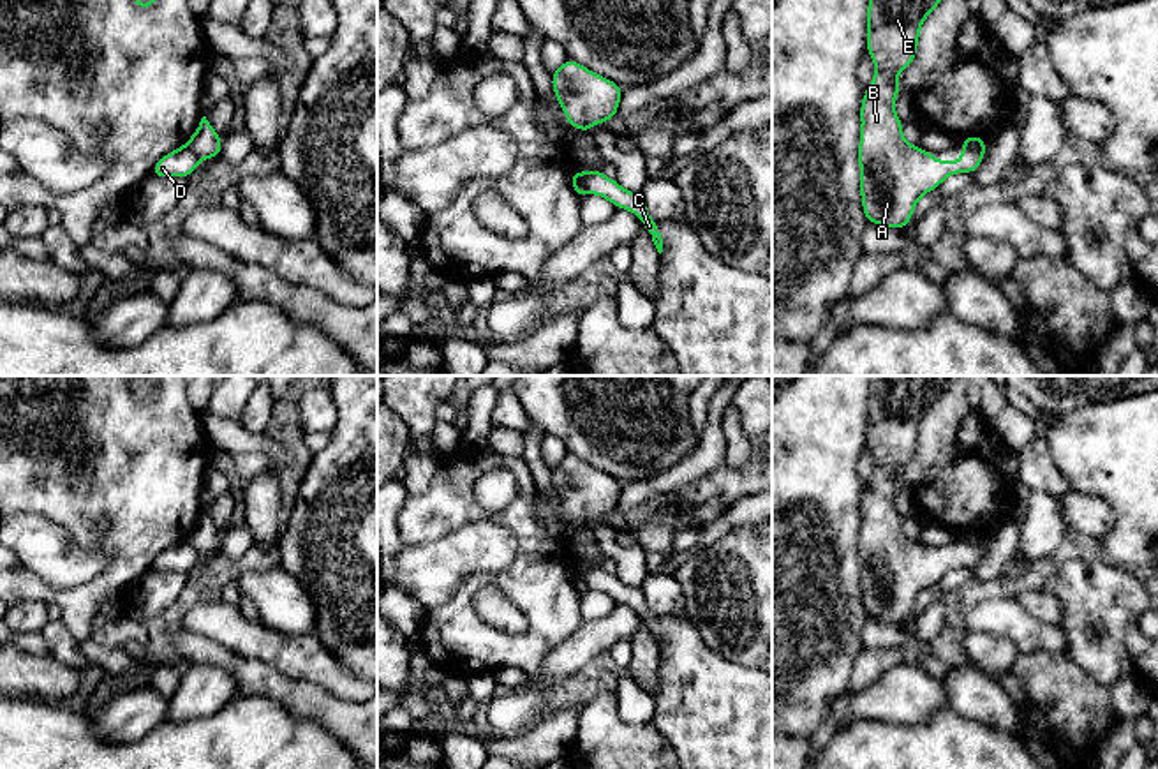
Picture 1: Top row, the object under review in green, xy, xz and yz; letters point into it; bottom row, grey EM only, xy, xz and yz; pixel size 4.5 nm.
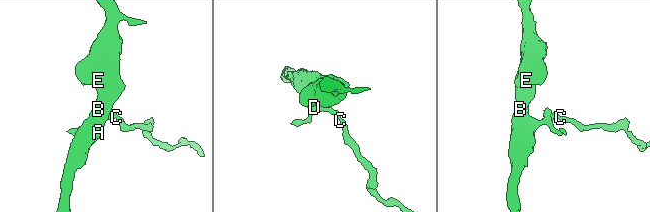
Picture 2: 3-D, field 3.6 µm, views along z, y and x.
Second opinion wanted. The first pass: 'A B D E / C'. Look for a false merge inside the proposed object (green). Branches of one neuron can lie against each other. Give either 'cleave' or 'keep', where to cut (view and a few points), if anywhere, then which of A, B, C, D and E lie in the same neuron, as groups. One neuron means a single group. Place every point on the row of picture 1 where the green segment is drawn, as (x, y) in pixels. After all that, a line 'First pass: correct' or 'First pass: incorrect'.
cleave; cut xz (589, 171), (586, 193); groups A B D E / C
First pass: correct

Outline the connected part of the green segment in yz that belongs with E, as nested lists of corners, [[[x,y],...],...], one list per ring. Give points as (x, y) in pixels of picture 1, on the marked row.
[[[869,0],[867,4],[865,51],[874,62],[876,74],[860,104],[860,198],[865,220],[890,229],[908,228],[917,201],[924,194],[936,190],[950,175],[975,175],[985,157],[985,146],[980,150],[962,146],[961,161],[938,161],[927,150],[904,139],[902,122],[894,108],[895,97],[901,93],[895,76],[913,63],[922,25],[939,2],[941,0]]]

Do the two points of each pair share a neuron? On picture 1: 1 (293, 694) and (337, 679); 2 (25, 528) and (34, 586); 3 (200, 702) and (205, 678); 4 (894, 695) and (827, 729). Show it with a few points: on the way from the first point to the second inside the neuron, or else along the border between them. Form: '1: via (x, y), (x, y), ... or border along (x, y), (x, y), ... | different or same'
1: border along (279, 671), (356, 701) | different
2: border along (20, 563), (55, 588), (71, 588) | different
3: via (200, 697), (205, 683) | same
4: via (876, 701), (848, 706), (843, 711) | same

